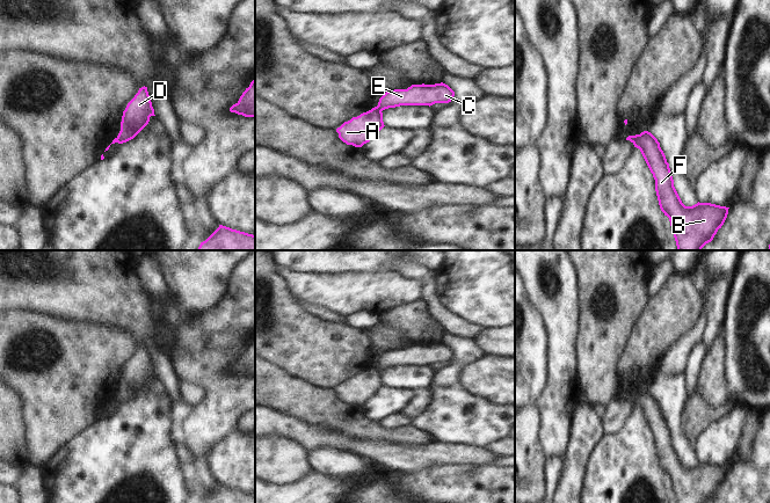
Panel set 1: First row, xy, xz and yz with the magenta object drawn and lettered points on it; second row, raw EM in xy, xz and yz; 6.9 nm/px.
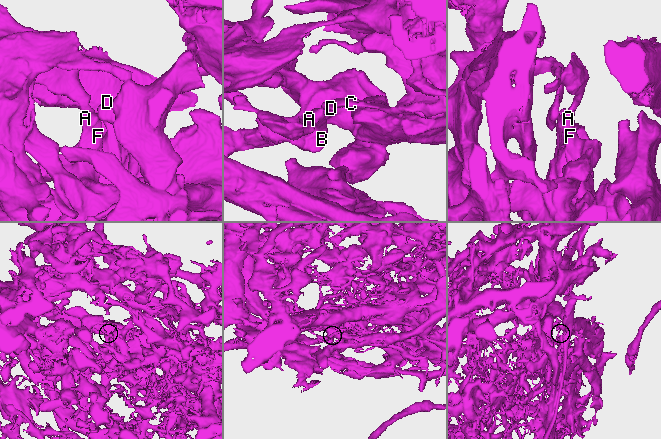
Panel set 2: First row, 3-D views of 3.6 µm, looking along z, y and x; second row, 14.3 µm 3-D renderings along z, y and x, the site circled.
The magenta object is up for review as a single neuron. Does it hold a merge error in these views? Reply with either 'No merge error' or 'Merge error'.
Merge error

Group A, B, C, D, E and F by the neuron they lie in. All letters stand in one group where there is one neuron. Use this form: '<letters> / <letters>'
A B F / C D E

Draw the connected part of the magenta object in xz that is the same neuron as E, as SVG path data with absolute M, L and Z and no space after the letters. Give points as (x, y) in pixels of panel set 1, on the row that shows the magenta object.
M445 83L412 85L407 89L394 89L386 92L376 107L383 111L400 105L433 105L435 103L449 103L455 92Z

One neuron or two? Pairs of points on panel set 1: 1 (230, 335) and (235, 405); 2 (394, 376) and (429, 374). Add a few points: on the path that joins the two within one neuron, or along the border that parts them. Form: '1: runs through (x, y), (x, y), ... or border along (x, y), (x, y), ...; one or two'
1: runs through (223, 352), (224, 387); one
2: runs through (402, 376), (421, 376); one

